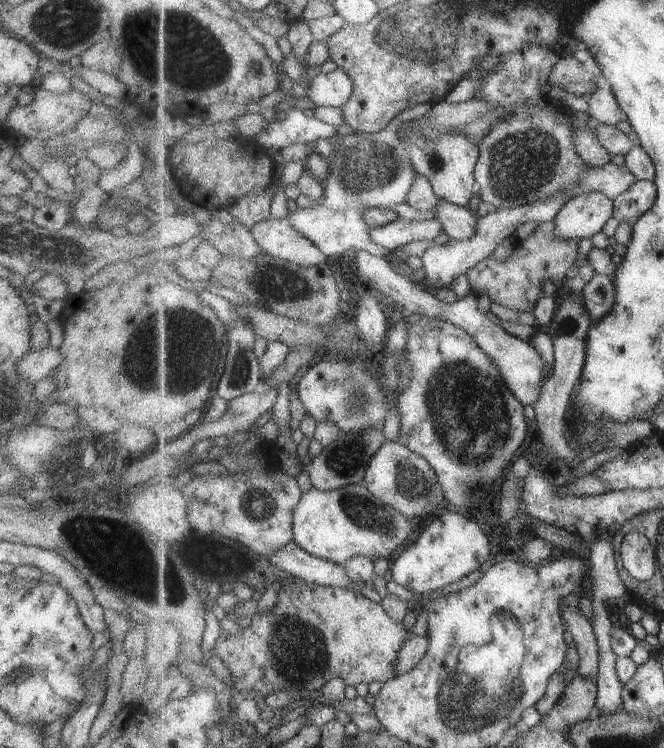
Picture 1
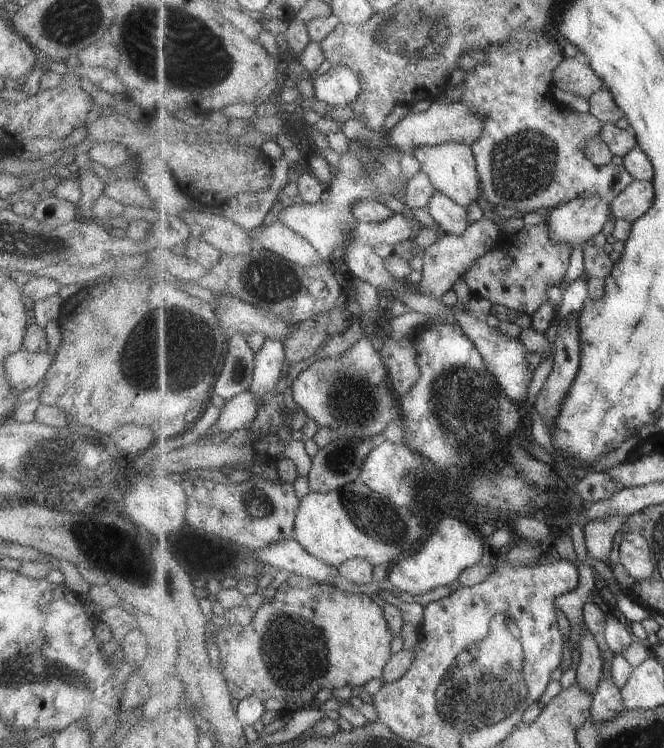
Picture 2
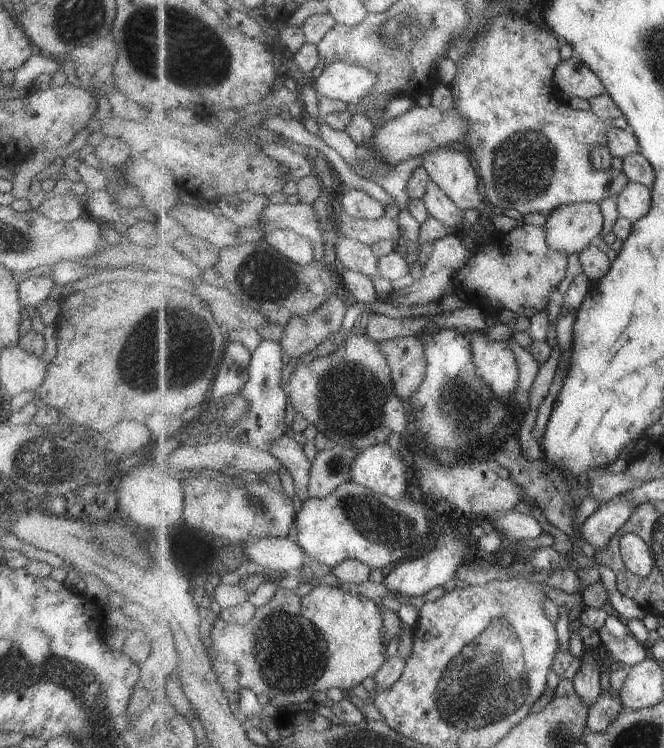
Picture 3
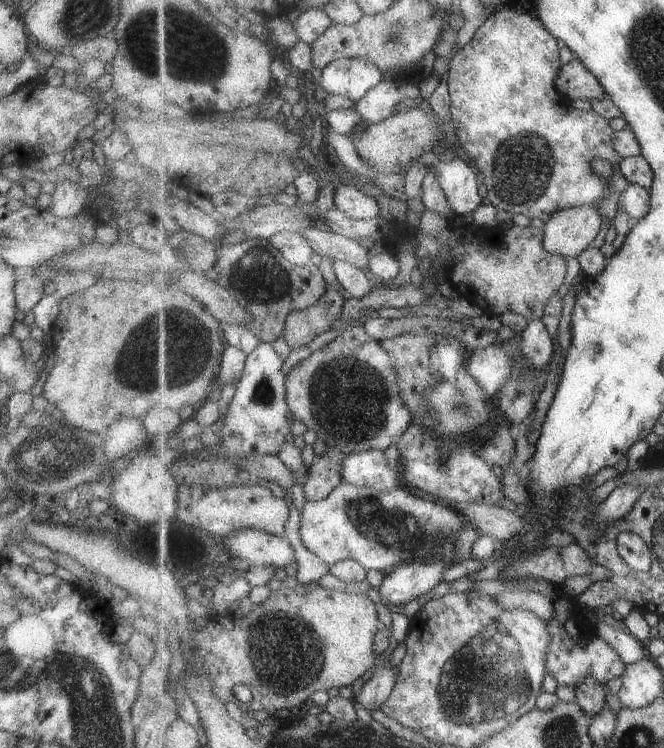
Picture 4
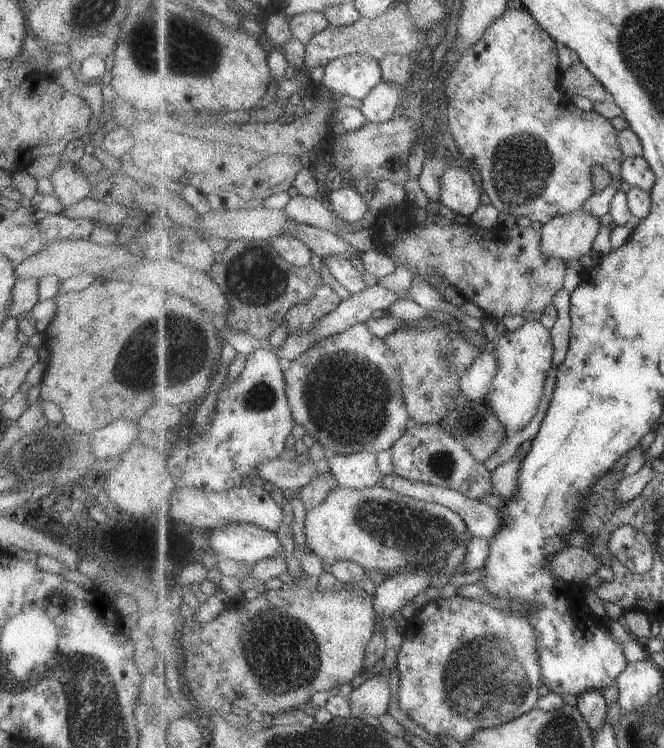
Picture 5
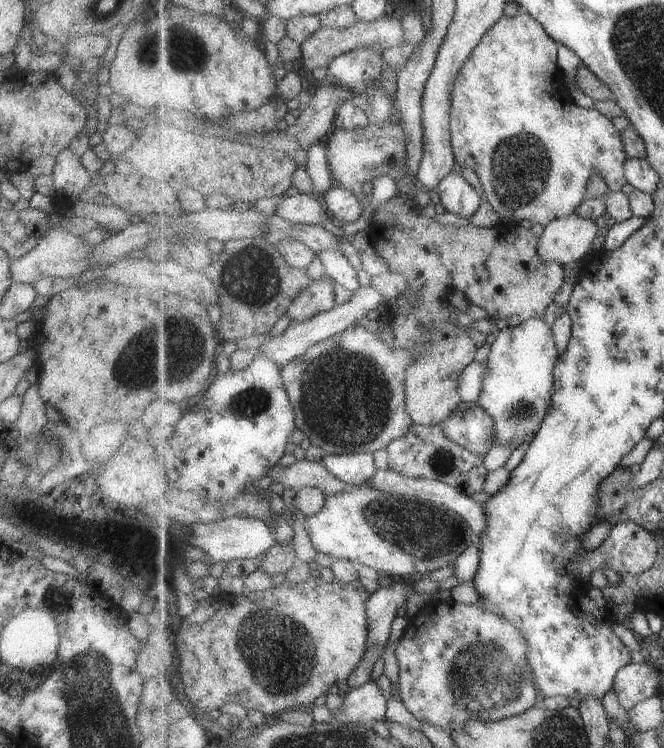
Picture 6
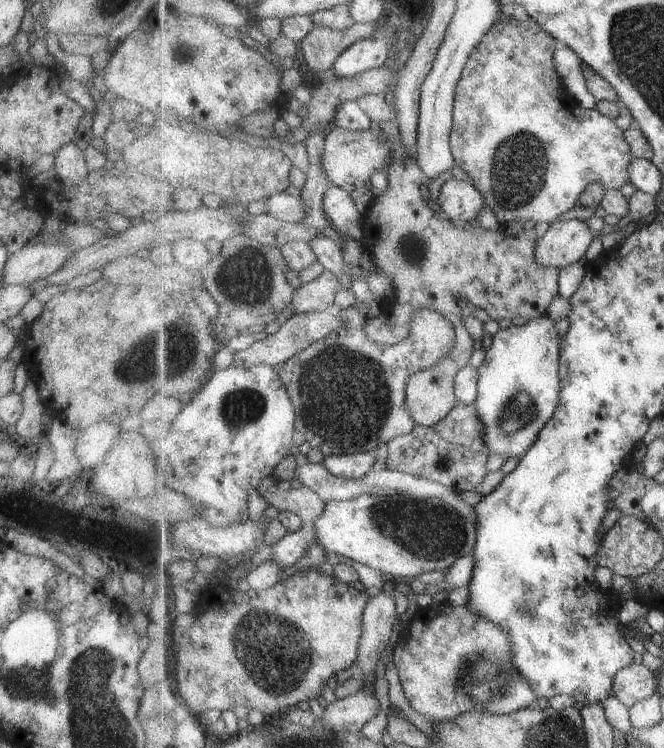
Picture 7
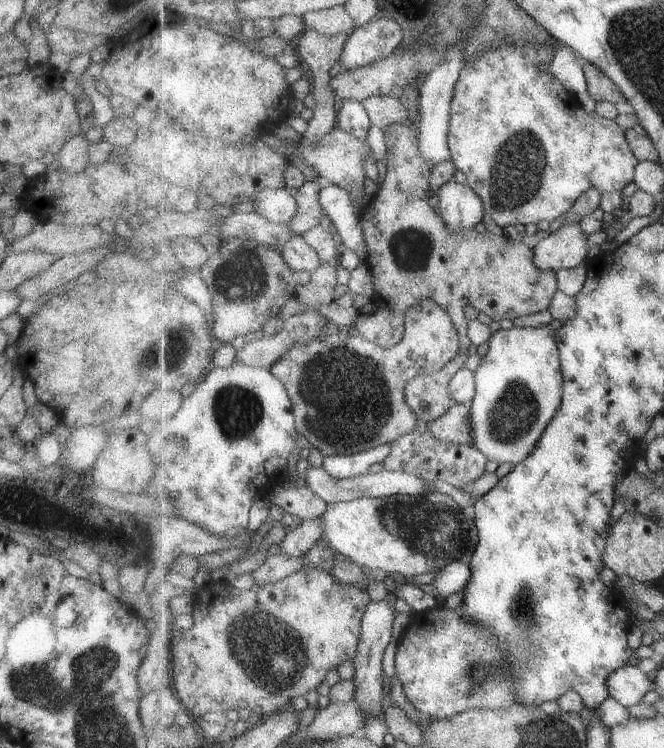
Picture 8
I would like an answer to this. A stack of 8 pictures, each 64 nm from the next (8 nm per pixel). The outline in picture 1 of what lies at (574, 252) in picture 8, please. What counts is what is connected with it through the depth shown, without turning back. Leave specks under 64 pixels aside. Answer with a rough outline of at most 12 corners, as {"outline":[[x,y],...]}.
{"outline":[[601,191],[569,199],[555,215],[560,239],[595,236],[614,216]]}

